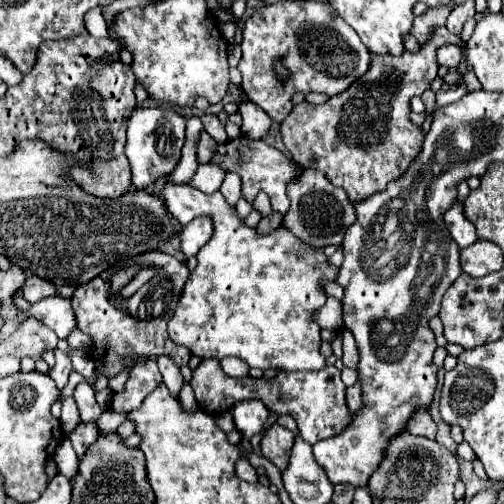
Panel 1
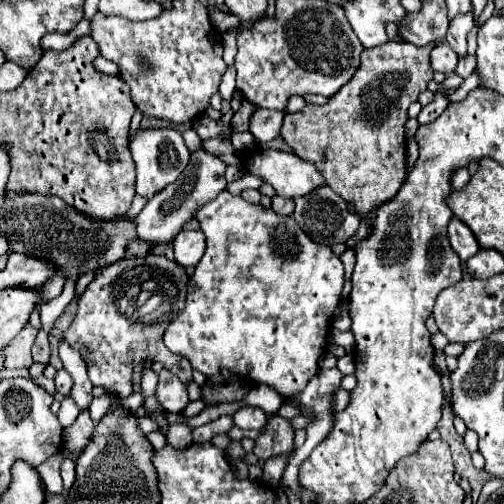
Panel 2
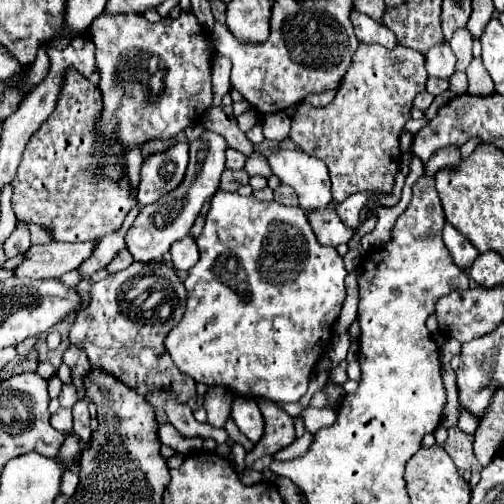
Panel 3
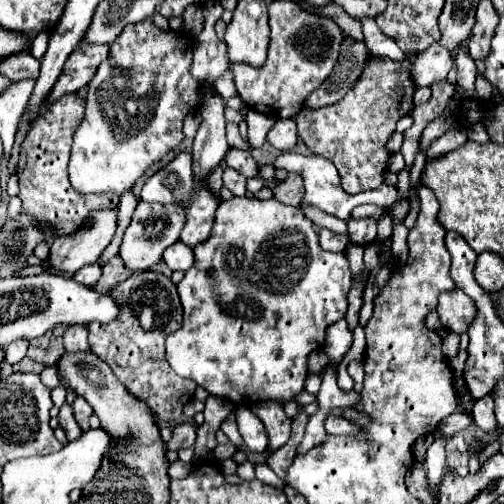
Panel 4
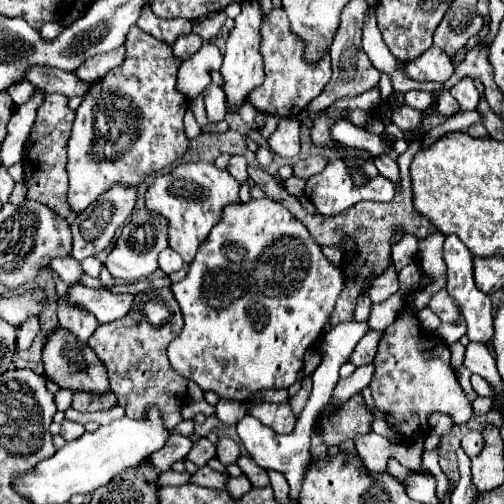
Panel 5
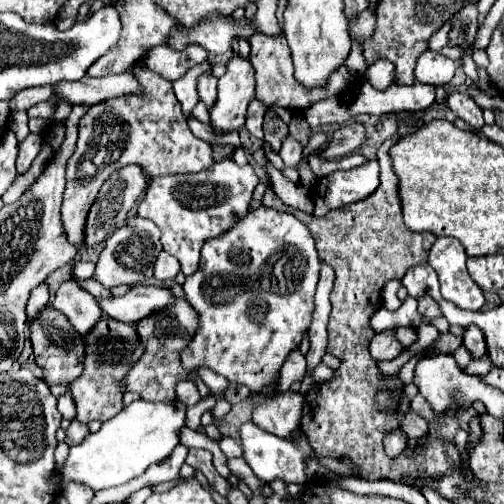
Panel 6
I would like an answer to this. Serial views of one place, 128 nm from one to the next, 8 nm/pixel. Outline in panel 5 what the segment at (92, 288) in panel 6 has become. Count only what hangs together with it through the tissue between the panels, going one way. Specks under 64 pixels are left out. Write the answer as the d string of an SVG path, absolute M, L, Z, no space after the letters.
M50 258L48 266L50 266L54 272L58 272L58 276L60 276L66 284L76 284L76 282L80 282L80 276L84 274L82 268L80 268L80 264L74 262L74 260L70 260L70 258Z

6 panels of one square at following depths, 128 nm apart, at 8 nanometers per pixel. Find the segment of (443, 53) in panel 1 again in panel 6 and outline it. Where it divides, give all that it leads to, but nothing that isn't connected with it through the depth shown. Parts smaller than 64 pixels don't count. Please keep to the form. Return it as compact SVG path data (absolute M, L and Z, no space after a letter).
M426 50L416 62L416 80L430 86L448 84L454 78L456 66L458 64L454 60L448 60L438 52Z

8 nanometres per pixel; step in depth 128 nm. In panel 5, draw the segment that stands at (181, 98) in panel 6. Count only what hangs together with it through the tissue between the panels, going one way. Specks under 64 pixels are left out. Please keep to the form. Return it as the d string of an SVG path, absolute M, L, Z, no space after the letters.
M204 40L200 50L182 62L178 70L178 90L188 98L196 98L208 84L210 84L210 72L214 68L220 68L222 54L218 46L212 40Z

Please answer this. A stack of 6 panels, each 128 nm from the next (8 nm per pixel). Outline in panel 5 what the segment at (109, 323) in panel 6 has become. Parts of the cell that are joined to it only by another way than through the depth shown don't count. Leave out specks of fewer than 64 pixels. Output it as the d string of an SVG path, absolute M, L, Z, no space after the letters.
M74 392L72 408L78 412L98 412L98 410L110 410L116 406L116 394L92 394L92 392Z

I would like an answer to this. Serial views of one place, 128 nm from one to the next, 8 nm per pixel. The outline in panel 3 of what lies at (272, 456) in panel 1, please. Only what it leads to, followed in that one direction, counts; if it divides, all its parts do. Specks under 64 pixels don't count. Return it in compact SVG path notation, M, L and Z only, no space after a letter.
M272 402L260 404L260 412L264 416L266 428L264 428L264 436L254 444L254 448L246 455L245 464L247 468L251 468L256 458L272 456L278 450L292 444L296 438L294 436L294 420L290 414L286 414L284 410L280 410Z

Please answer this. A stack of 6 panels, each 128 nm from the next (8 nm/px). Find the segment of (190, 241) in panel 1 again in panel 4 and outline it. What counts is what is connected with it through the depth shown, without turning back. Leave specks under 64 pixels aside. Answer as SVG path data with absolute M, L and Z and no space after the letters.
M176 242L164 250L164 260L172 270L188 270L194 264L194 252L184 242Z

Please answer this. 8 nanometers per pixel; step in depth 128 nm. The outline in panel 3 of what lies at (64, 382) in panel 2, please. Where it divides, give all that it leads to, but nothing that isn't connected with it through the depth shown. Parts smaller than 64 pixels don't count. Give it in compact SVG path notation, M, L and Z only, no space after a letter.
M62 384L62 392L60 392L60 404L62 406L74 406L78 402L78 394L76 388L72 384Z

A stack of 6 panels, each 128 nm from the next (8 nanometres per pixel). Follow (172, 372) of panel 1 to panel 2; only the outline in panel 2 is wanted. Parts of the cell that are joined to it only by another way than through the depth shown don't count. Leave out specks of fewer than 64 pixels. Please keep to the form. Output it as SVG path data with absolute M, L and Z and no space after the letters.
M164 368L160 370L156 398L160 400L160 404L164 404L168 412L174 412L174 414L180 414L188 404L188 392L184 382L180 382L178 376L174 376L170 370L164 370Z

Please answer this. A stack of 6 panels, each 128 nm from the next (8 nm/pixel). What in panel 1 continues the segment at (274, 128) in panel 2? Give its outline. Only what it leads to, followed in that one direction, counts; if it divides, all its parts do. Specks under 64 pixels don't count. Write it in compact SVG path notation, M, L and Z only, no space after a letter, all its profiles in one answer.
M242 102L242 104L238 106L238 112L240 112L240 116L242 116L242 126L240 126L240 130L242 130L244 136L254 138L254 140L266 136L266 132L268 132L268 128L270 128L272 120L270 120L270 116L268 116L260 106L256 106L256 104L252 104L252 102Z

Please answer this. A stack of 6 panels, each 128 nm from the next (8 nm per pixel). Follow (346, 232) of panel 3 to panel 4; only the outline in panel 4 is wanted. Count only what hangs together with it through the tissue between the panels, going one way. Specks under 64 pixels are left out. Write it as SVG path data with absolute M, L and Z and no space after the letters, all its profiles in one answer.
M320 228L320 246L324 250L332 250L332 252L344 252L344 248L348 246L348 236L346 234L334 234L326 228Z

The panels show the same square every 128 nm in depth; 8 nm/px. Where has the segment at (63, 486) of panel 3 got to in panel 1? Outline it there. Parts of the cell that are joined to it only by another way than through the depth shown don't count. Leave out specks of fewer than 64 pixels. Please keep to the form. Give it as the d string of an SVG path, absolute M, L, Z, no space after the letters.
M68 438L62 440L60 448L54 452L54 460L58 464L58 472L68 476L68 478L74 478L76 476L76 470L78 470L78 456L70 444Z

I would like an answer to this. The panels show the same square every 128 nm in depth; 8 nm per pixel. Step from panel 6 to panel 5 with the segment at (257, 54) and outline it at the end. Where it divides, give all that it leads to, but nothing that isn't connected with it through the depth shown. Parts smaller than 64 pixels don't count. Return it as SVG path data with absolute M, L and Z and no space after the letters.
M272 8L272 12L264 16L262 56L264 56L266 80L260 88L254 88L248 96L248 102L262 114L296 118L300 112L304 112L308 102L314 100L330 82L330 74L332 74L330 54L326 52L316 64L308 64L308 60L304 60L304 40L300 40L294 32L290 32L290 24L284 8Z

